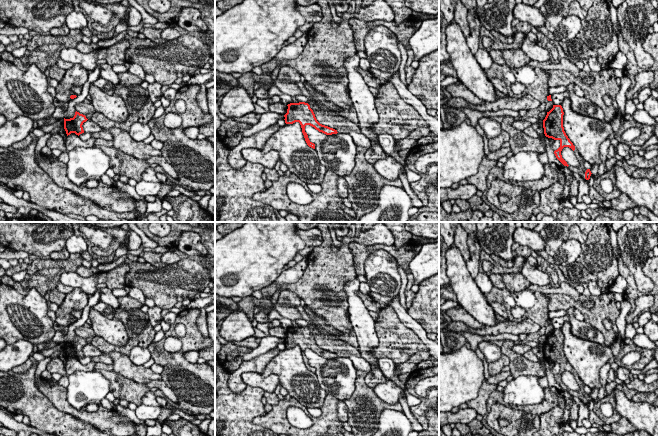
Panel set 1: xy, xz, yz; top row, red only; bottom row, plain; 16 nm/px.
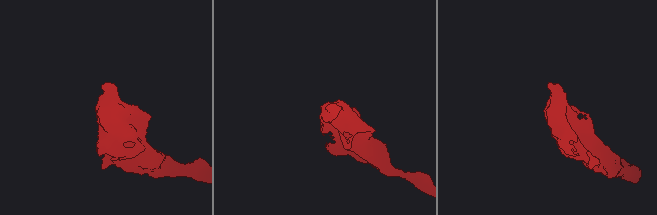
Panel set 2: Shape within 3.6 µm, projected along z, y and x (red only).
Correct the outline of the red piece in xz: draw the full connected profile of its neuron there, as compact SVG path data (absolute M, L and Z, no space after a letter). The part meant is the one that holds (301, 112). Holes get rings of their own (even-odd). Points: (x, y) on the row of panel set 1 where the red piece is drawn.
M305 102L290 103L287 106L288 106L287 113L284 115L285 123L293 124L295 122L299 122L302 128L302 133L304 135L305 141L309 147L315 149L315 144L309 140L308 135L305 132L306 125L310 125L319 132L322 132L326 135L338 133L337 130L320 124L317 121L315 114L308 103Z

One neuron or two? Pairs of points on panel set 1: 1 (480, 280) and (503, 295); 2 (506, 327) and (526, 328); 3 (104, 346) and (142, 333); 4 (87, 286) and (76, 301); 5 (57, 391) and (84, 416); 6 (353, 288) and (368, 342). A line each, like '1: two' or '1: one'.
1: two
2: one
3: one
4: two
5: one
6: one

